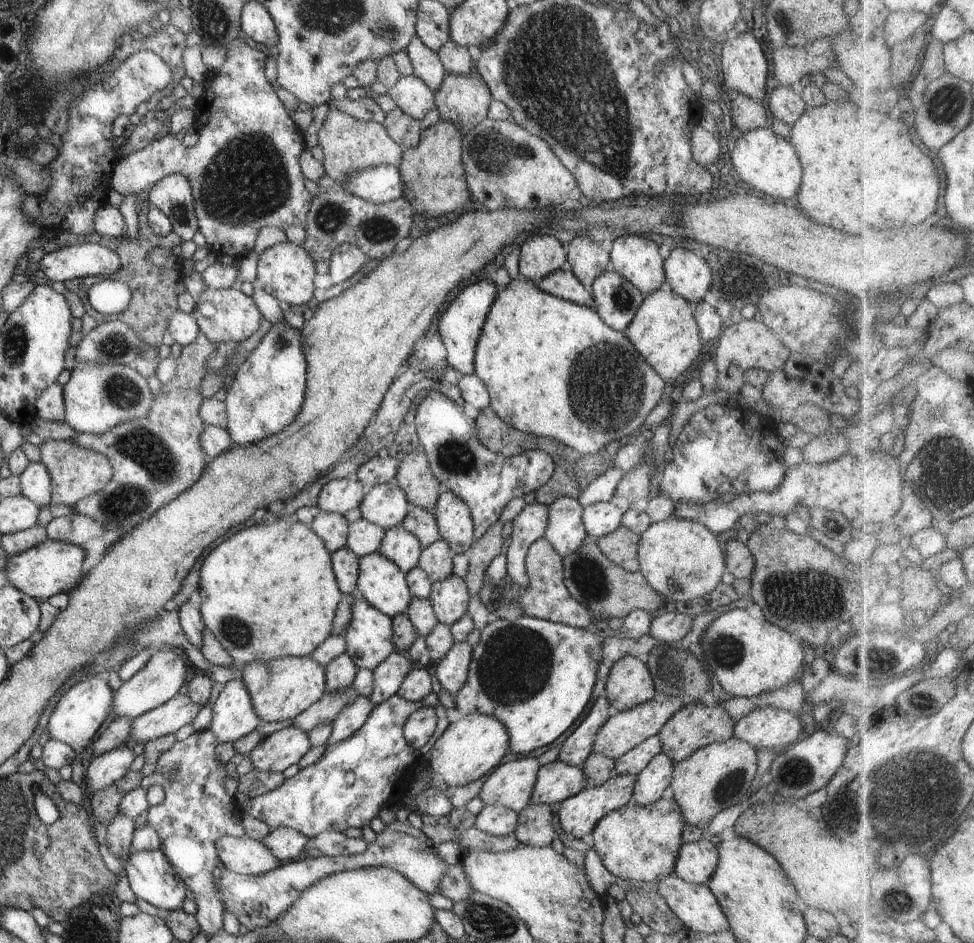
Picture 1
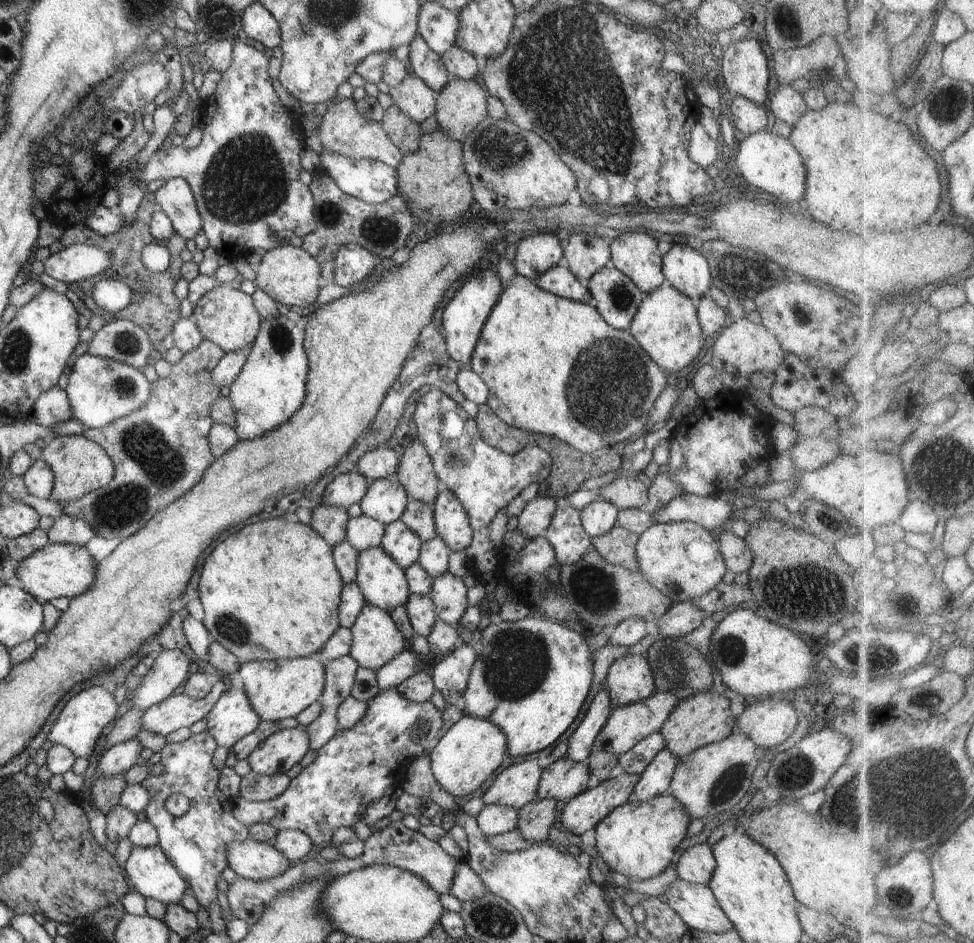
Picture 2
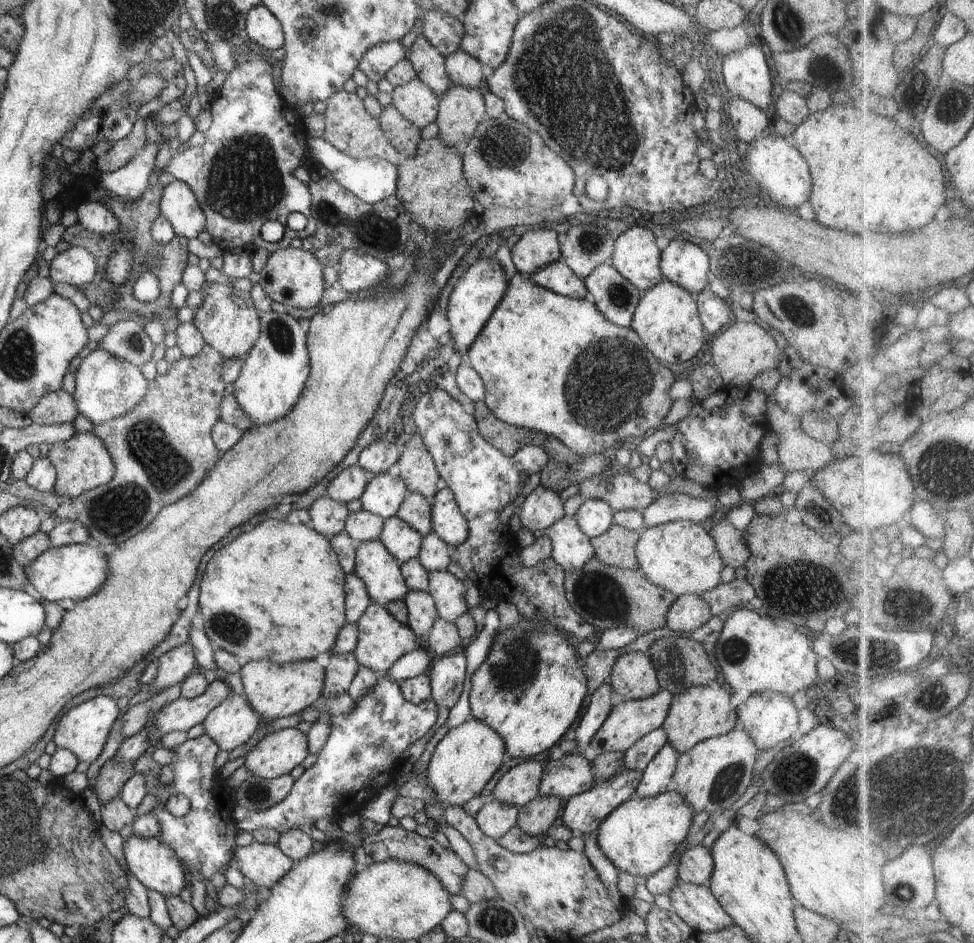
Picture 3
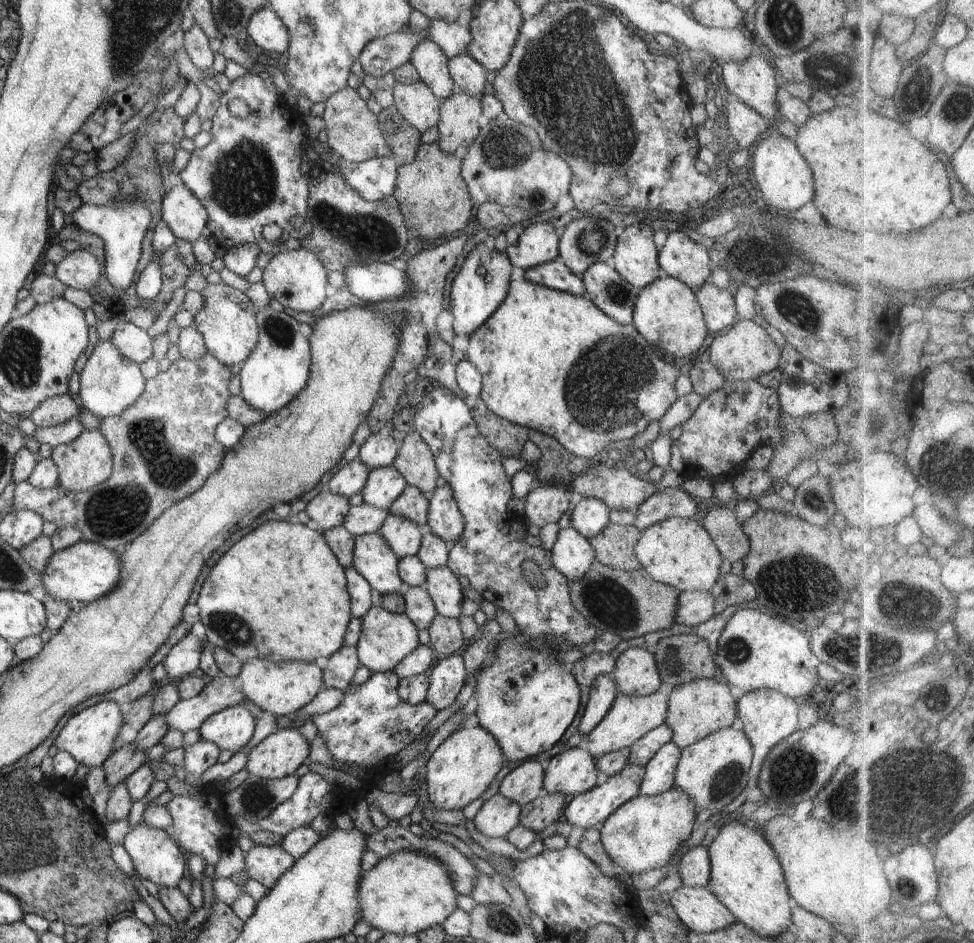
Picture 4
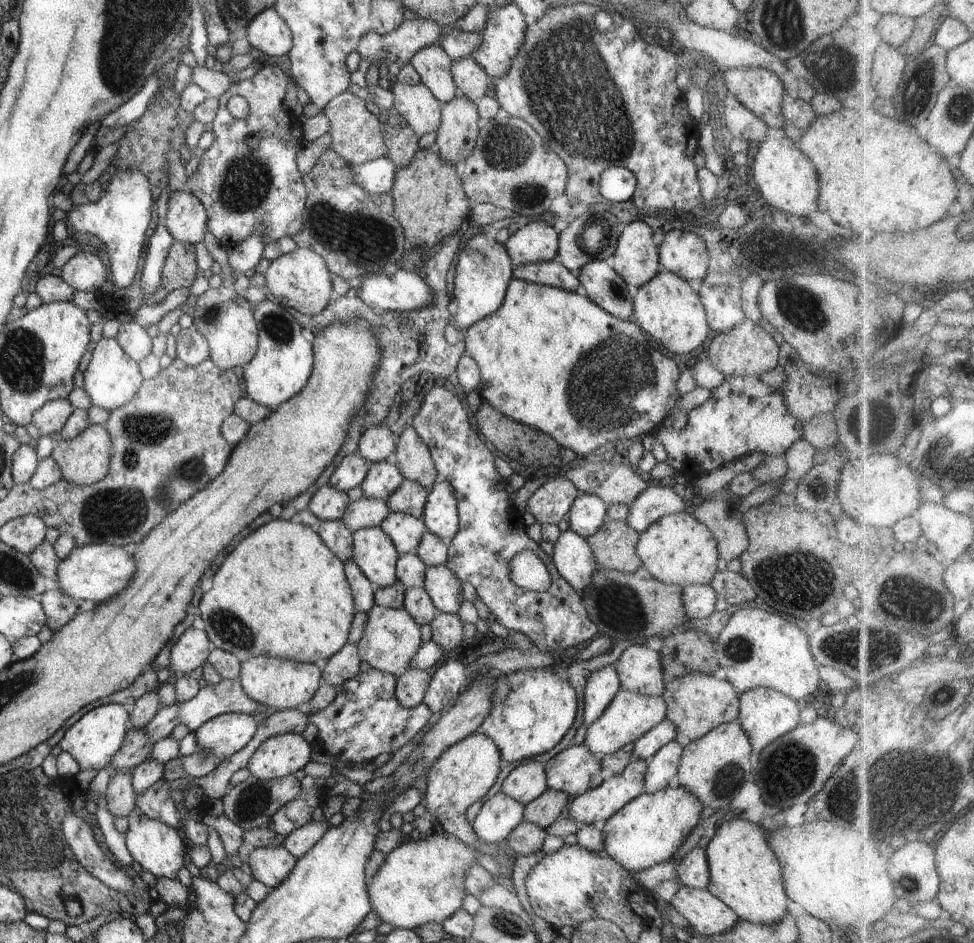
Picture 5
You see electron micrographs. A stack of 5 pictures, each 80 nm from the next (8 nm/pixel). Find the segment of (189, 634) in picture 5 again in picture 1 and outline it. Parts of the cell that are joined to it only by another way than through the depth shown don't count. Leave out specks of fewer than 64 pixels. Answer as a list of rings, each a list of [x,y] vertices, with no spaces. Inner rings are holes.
[[[173,649],[154,651],[146,666],[132,676],[130,680],[123,682],[118,692],[115,692],[112,710],[116,712],[117,716],[135,719],[141,714],[168,702],[176,695],[186,680],[186,674],[188,674],[188,668],[186,668],[186,662],[182,660],[180,654],[177,654]]]

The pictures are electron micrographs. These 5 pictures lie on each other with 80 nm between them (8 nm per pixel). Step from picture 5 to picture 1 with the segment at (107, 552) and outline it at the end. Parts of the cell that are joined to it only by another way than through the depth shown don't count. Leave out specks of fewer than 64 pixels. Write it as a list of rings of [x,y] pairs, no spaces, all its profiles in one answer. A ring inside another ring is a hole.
[[[47,538],[42,544],[10,557],[9,566],[5,572],[9,584],[14,584],[20,592],[44,602],[60,592],[71,593],[77,585],[81,584],[81,580],[86,576],[82,571],[84,559],[83,547]]]

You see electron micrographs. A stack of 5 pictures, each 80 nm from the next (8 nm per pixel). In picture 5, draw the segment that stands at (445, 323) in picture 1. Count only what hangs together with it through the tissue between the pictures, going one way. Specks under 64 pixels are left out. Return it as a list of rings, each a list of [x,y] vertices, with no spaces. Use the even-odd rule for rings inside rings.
[[[478,233],[466,242],[466,248],[458,254],[456,260],[456,275],[454,278],[454,300],[458,301],[458,310],[454,316],[456,328],[468,328],[471,324],[490,316],[504,300],[507,286],[512,280],[514,262],[510,258],[506,247],[497,241],[488,240],[485,233]]]

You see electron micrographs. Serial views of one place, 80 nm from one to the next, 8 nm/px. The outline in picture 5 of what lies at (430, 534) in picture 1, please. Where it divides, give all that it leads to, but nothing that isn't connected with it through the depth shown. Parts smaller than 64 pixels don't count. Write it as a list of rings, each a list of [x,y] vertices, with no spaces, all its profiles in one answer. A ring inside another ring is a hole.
[[[410,479],[404,482],[390,496],[386,502],[391,512],[406,513],[415,517],[423,515],[429,489]]]

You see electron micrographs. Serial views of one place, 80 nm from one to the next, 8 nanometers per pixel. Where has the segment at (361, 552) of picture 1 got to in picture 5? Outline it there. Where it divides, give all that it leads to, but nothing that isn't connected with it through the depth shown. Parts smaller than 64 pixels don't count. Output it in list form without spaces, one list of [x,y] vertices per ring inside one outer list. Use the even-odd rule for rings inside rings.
[[[366,495],[349,501],[341,518],[352,531],[378,526],[388,516],[389,506],[384,499],[373,499]]]

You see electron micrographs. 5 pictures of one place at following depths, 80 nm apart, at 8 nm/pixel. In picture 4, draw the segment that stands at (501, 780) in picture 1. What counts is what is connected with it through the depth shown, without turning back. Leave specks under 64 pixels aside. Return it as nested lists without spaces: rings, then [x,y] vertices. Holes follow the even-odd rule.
[[[526,760],[503,778],[497,792],[522,807],[543,793],[544,775],[540,763]]]

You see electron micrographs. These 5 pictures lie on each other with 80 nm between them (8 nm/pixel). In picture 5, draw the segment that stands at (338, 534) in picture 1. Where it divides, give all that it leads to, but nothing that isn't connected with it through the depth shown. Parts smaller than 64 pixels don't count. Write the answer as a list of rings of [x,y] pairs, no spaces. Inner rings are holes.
[[[326,483],[312,495],[308,509],[320,520],[341,519],[349,501],[347,492],[336,490]]]

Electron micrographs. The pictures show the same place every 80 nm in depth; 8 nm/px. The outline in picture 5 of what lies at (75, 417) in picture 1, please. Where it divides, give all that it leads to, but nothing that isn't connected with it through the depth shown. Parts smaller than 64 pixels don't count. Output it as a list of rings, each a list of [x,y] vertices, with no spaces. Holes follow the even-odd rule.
[[[104,338],[95,343],[88,367],[85,368],[83,388],[92,398],[92,404],[112,412],[127,403],[139,391],[144,380],[139,363],[132,360],[116,338]]]

